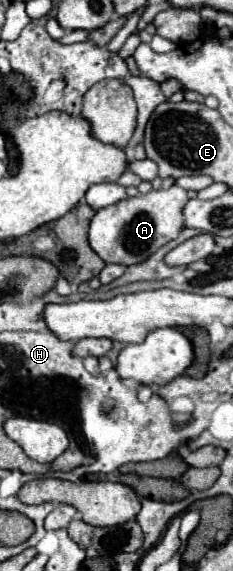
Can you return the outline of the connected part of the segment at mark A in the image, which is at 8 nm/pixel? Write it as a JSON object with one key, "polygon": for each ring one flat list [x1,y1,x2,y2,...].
{"polygon":[[178,185,118,201,116,205,96,211,90,223,88,243,94,249,94,253,106,263,118,263,124,267,142,263,162,245,178,237,180,229,184,227,182,209,186,203,188,203,186,189]]}

